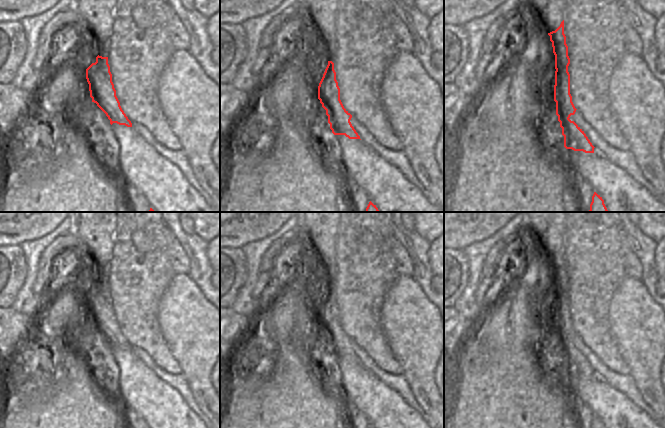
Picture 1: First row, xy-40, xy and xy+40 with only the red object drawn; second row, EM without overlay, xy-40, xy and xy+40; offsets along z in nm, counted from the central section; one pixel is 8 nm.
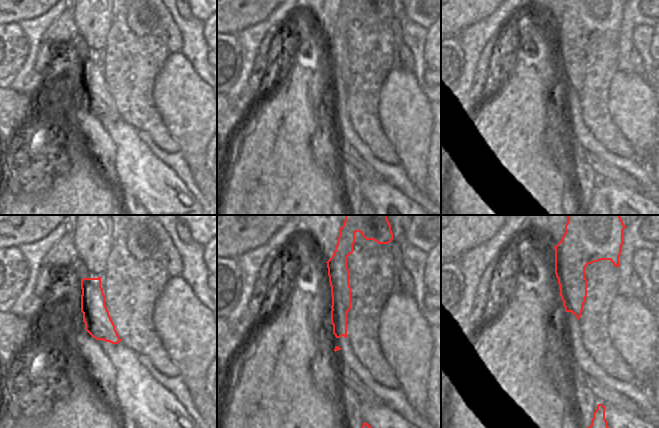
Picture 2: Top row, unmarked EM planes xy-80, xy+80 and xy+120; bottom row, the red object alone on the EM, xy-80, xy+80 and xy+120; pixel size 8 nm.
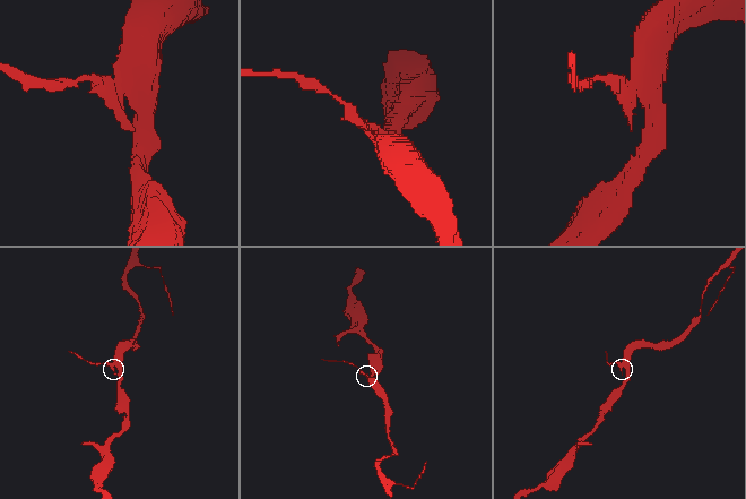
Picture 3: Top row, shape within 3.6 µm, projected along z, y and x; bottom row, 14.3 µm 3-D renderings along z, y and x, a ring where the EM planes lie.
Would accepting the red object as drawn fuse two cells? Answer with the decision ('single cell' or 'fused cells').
fused cells

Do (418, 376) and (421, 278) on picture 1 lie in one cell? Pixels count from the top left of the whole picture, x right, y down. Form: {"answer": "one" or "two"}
{"answer": "two"}

